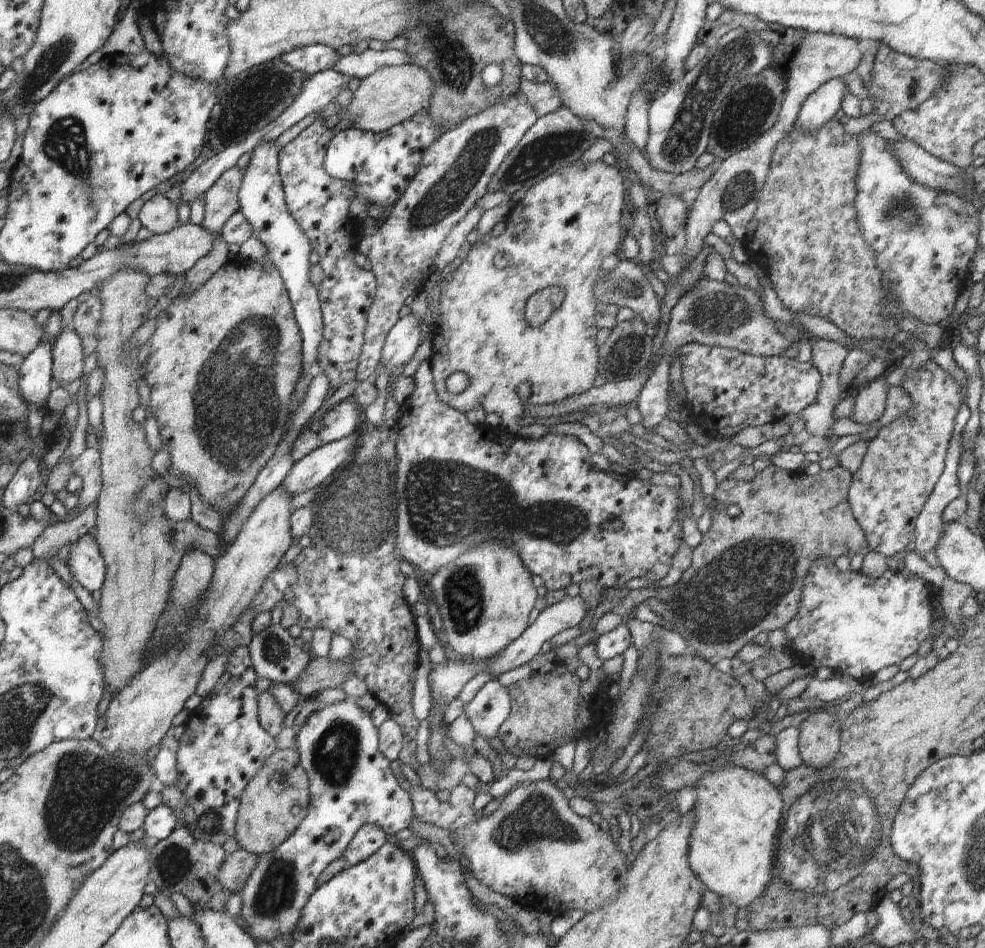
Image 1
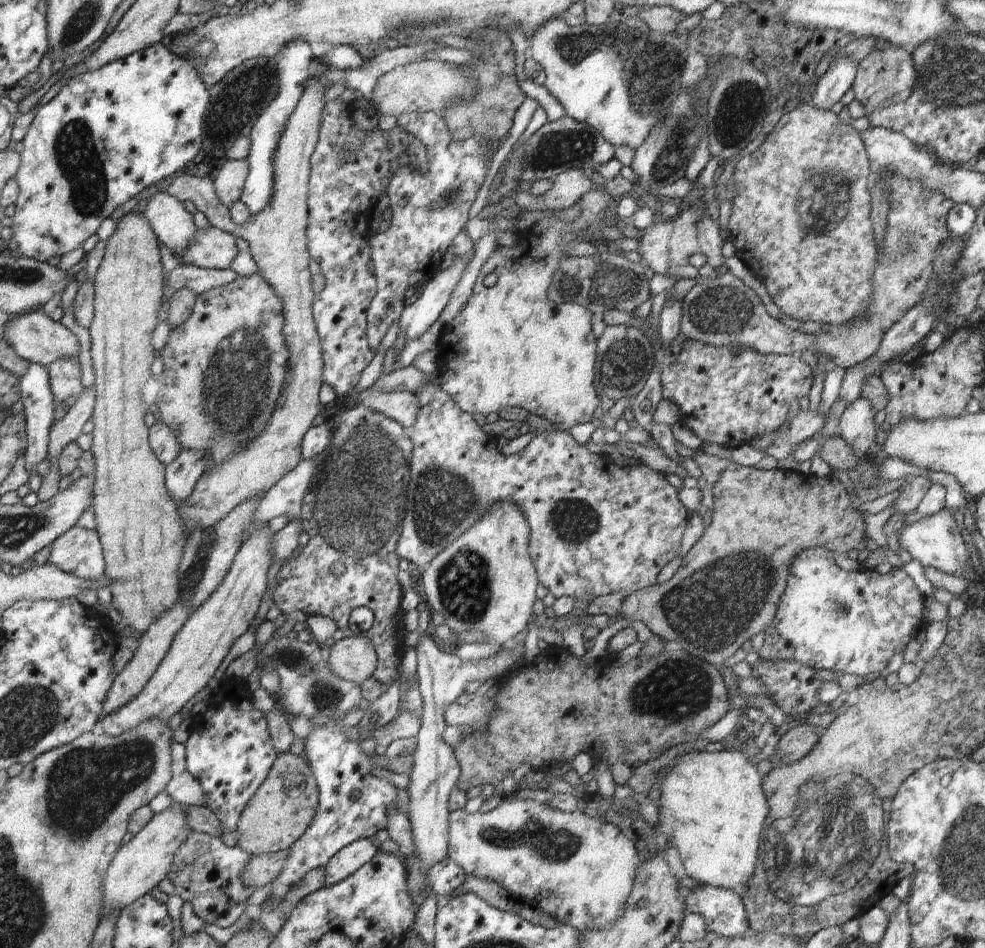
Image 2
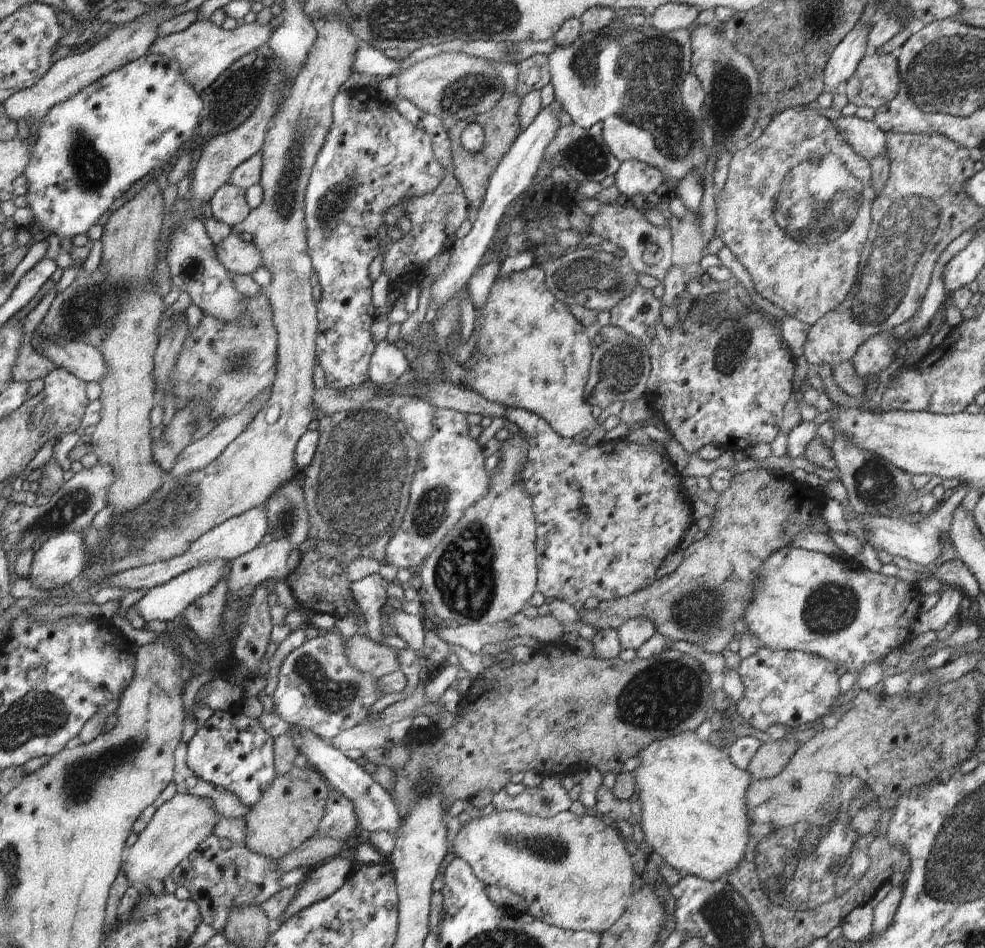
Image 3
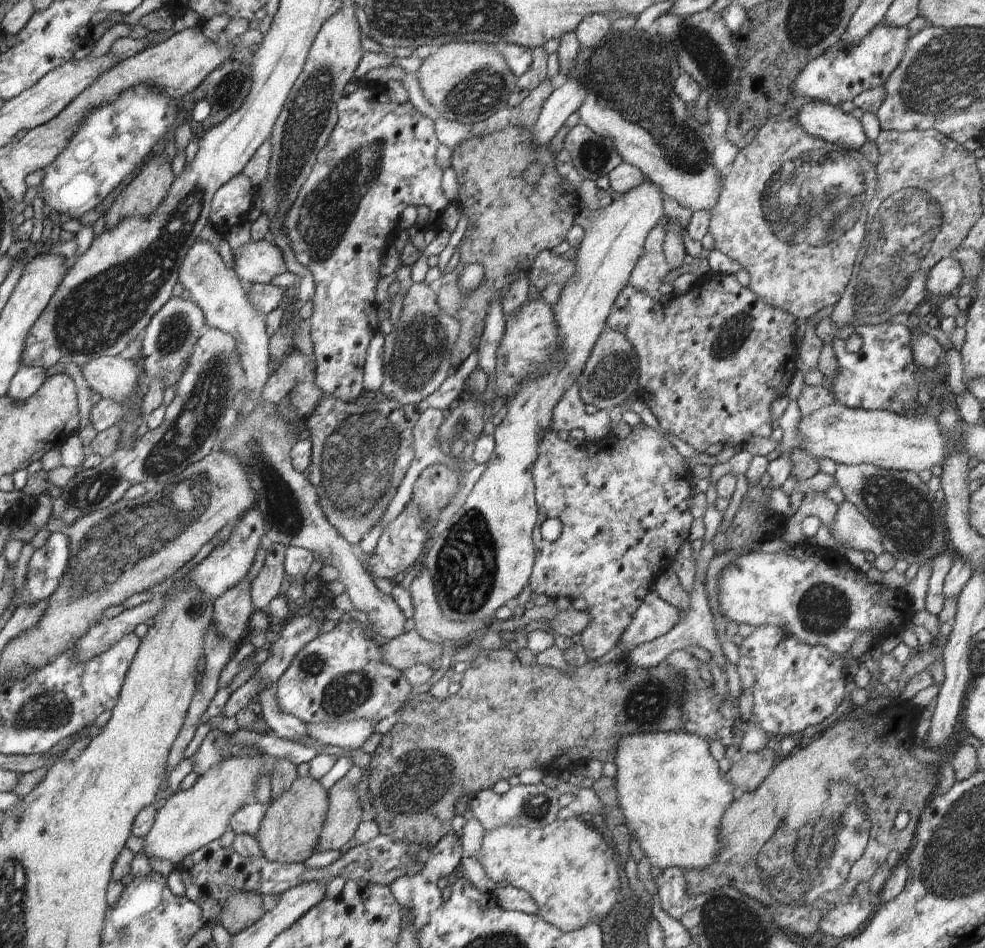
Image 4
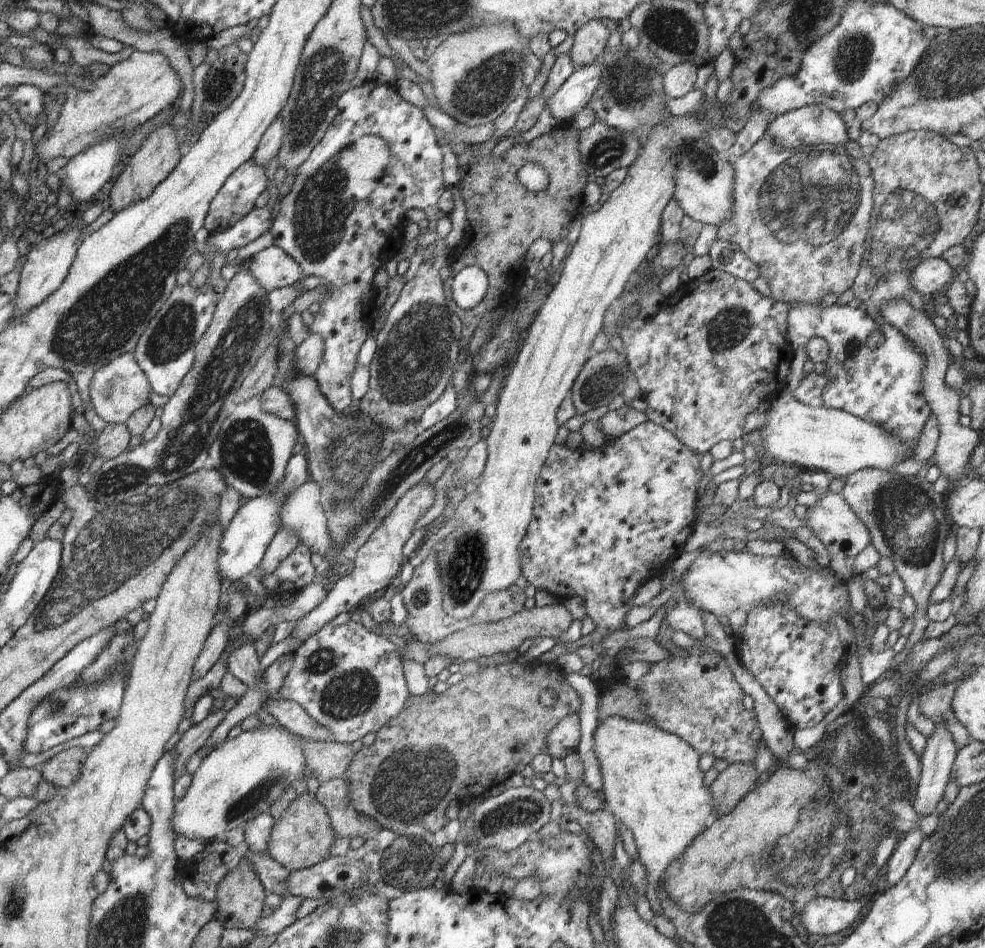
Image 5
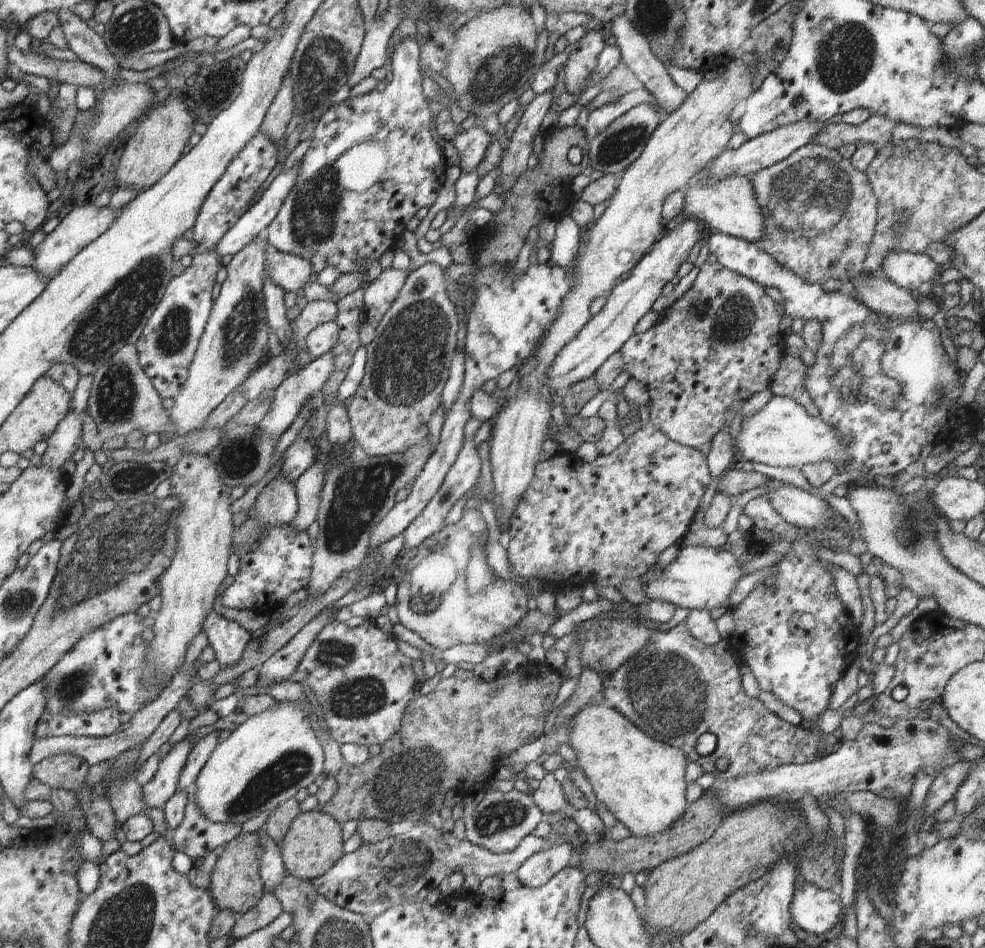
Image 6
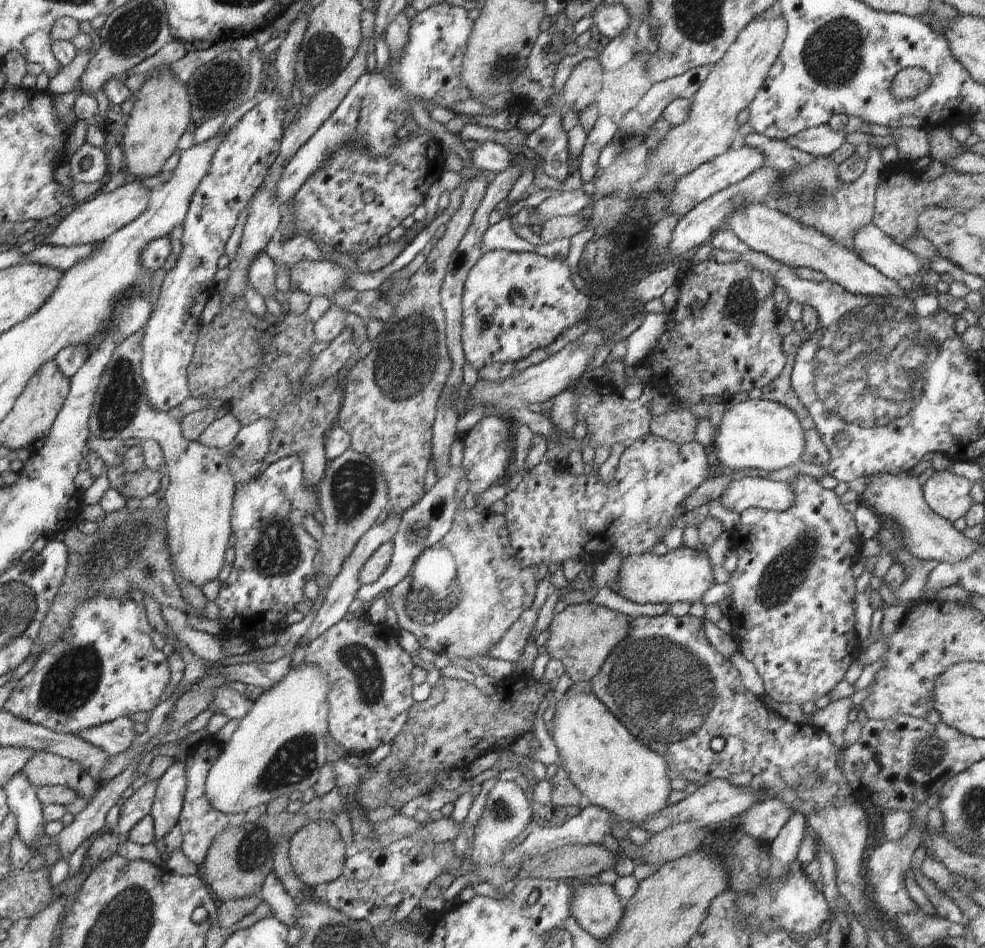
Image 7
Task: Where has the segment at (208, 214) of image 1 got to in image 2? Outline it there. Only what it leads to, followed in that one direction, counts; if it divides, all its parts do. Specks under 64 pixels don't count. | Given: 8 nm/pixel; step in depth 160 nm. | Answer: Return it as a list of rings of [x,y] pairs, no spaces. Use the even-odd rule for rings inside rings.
[[[247,159],[226,161],[213,173],[213,185],[219,201],[229,210],[229,206],[241,198],[249,173]]]

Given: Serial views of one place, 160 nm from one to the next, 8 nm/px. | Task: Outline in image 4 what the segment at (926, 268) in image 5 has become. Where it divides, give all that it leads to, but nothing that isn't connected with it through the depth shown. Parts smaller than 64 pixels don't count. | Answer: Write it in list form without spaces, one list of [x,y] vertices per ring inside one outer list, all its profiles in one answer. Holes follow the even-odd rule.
[[[944,258],[928,272],[926,291],[930,299],[935,302],[945,296],[955,295],[964,278],[962,264],[959,264],[956,258]]]

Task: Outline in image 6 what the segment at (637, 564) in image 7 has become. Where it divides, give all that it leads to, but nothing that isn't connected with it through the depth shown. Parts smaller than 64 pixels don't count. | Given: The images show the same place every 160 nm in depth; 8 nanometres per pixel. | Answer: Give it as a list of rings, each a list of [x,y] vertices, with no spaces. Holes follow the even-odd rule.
[[[680,546],[680,552],[674,561],[664,567],[656,567],[656,570],[652,568],[644,575],[643,590],[648,601],[666,601],[681,609],[710,611],[719,606],[728,608],[728,597],[743,576],[741,565],[730,551],[724,551],[720,547]]]

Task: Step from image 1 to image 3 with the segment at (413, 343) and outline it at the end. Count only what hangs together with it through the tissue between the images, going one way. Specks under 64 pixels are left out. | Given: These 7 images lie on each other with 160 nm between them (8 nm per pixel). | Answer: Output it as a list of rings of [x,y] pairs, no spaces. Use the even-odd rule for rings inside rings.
[[[556,100],[547,108],[544,108],[534,122],[514,140],[510,150],[505,153],[504,158],[500,160],[500,164],[492,172],[484,194],[482,207],[479,209],[478,218],[473,224],[472,230],[462,240],[457,239],[452,247],[448,248],[447,253],[450,255],[448,266],[432,284],[431,299],[433,298],[438,307],[444,305],[450,298],[453,298],[454,295],[467,287],[469,279],[482,264],[482,256],[486,254],[486,250],[493,242],[494,234],[496,234],[505,211],[513,201],[516,201],[531,187],[532,180],[538,172],[542,158],[544,158],[546,146],[552,142],[558,128],[561,126],[558,122],[558,112],[560,110],[563,109]]]

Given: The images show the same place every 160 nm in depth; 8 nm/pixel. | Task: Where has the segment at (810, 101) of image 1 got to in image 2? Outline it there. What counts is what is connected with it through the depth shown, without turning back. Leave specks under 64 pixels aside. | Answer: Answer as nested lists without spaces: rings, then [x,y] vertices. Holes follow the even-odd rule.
[[[840,55],[830,63],[828,70],[817,80],[811,105],[828,109],[852,88],[858,70],[858,63],[852,57]]]

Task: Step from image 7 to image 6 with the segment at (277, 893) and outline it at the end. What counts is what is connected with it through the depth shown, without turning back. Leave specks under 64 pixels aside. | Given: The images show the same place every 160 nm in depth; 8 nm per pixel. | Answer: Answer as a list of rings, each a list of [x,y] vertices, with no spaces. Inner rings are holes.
[[[264,827],[256,833],[259,834],[263,851],[260,859],[260,874],[263,882],[263,890],[266,893],[273,893],[275,888],[283,882],[284,877],[289,874],[284,866],[281,857],[281,848],[275,844],[274,840],[267,833]]]

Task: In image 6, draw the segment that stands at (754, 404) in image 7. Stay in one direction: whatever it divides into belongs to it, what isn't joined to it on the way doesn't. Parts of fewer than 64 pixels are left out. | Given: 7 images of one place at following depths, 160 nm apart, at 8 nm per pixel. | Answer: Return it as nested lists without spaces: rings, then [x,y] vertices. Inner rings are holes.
[[[772,397],[759,412],[748,418],[743,418],[741,430],[733,438],[733,448],[735,450],[734,458],[737,460],[742,460],[743,462],[749,460],[750,463],[768,464],[768,466],[774,466],[774,468],[778,468],[778,466],[790,466],[790,468],[795,466],[800,468],[808,463],[829,460],[835,464],[838,470],[849,459],[845,445],[837,436],[833,426],[827,425],[820,416],[811,417],[800,403],[797,403],[790,397]]]

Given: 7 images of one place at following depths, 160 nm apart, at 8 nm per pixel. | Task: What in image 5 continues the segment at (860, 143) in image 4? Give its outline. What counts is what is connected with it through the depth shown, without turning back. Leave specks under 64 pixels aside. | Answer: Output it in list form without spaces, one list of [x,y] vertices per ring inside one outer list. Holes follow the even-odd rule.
[[[807,105],[793,112],[786,112],[772,120],[767,127],[766,134],[770,138],[774,138],[774,144],[778,144],[780,148],[806,147],[808,145],[820,145],[826,148],[837,144],[849,145],[848,128],[849,125],[843,121],[842,115],[836,114],[834,110],[821,105]]]

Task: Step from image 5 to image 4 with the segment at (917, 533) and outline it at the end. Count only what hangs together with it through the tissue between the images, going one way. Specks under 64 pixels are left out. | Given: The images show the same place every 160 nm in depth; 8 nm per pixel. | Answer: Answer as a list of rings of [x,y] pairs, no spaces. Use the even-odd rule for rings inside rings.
[[[838,464],[834,478],[842,490],[845,500],[850,502],[857,510],[874,524],[874,528],[883,533],[882,544],[885,553],[891,553],[896,561],[905,561],[907,565],[918,564],[923,566],[928,560],[931,562],[949,547],[946,536],[945,504],[935,499],[935,494],[919,476],[907,471],[885,470],[870,464],[846,465]]]

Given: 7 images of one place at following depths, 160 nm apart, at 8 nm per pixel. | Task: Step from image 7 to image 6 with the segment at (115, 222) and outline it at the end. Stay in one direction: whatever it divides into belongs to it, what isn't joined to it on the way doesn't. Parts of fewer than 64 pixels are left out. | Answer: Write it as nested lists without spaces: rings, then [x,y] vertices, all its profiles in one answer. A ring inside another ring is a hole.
[[[92,203],[74,207],[70,213],[61,219],[55,230],[47,234],[42,243],[33,249],[34,260],[32,262],[34,264],[32,264],[32,270],[49,281],[63,268],[66,268],[70,260],[82,252],[87,244],[94,242],[98,236],[102,236],[102,233],[110,228],[110,224],[120,216],[120,212],[120,209],[114,210],[114,208],[110,208],[110,205],[97,208]]]

